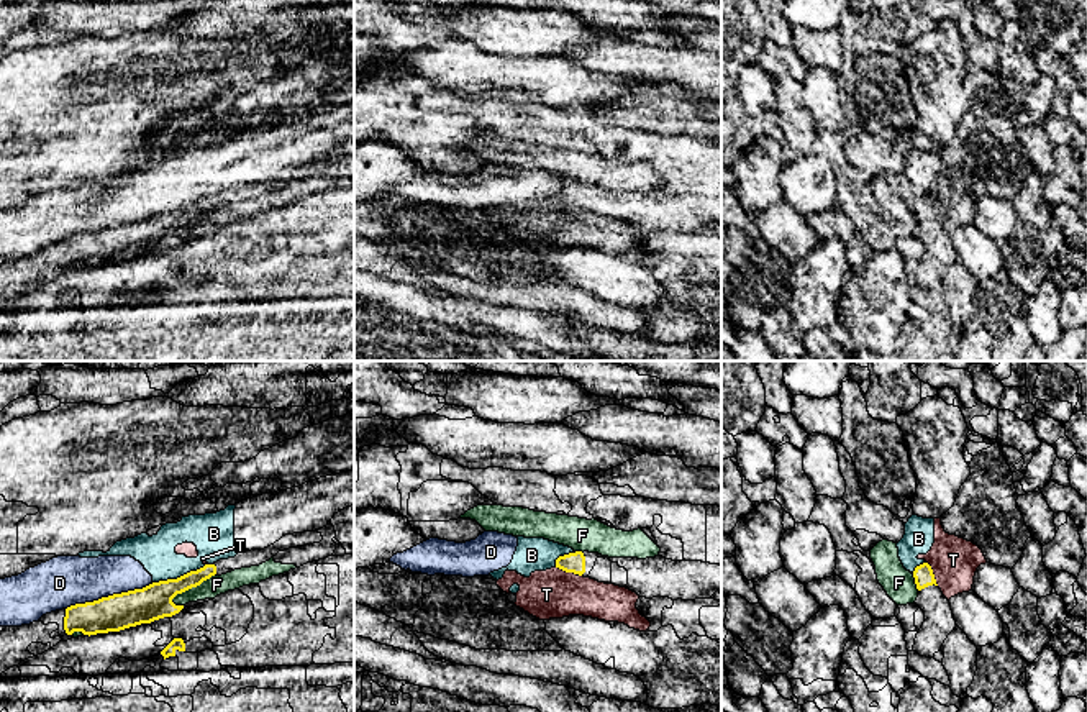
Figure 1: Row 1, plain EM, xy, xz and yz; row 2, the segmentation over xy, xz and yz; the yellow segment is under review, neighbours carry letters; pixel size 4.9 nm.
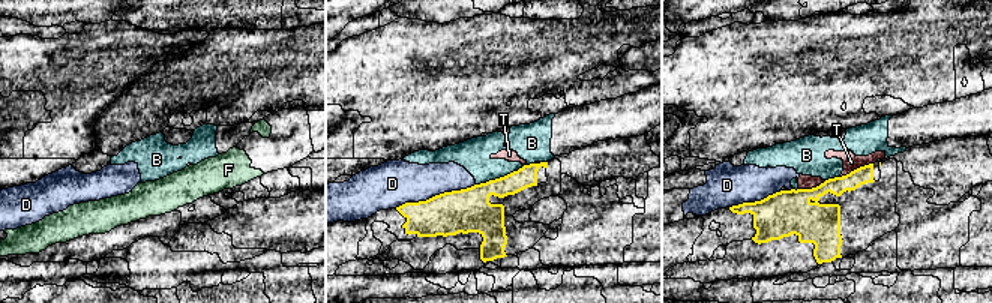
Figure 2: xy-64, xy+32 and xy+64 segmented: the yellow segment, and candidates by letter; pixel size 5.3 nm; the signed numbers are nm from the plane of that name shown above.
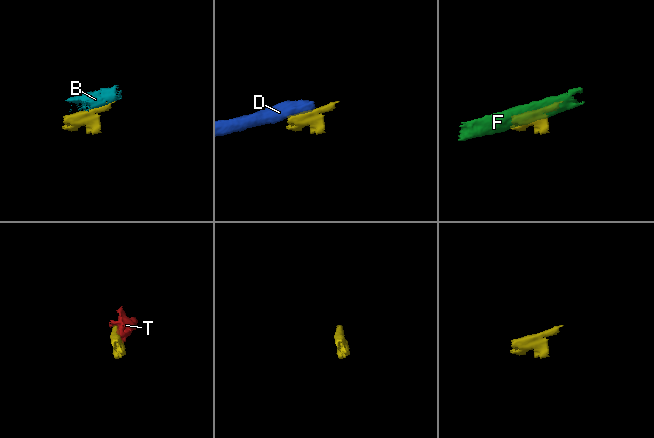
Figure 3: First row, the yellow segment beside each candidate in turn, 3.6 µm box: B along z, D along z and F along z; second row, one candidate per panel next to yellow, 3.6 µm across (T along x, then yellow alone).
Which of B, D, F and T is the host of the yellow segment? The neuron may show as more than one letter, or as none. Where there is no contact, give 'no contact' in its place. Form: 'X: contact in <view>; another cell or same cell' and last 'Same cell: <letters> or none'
B: contact in xy; another cell
D: contact in xy; another cell
F: contact in xy; another cell
T: contact in yz; another cell
Same cell: none

